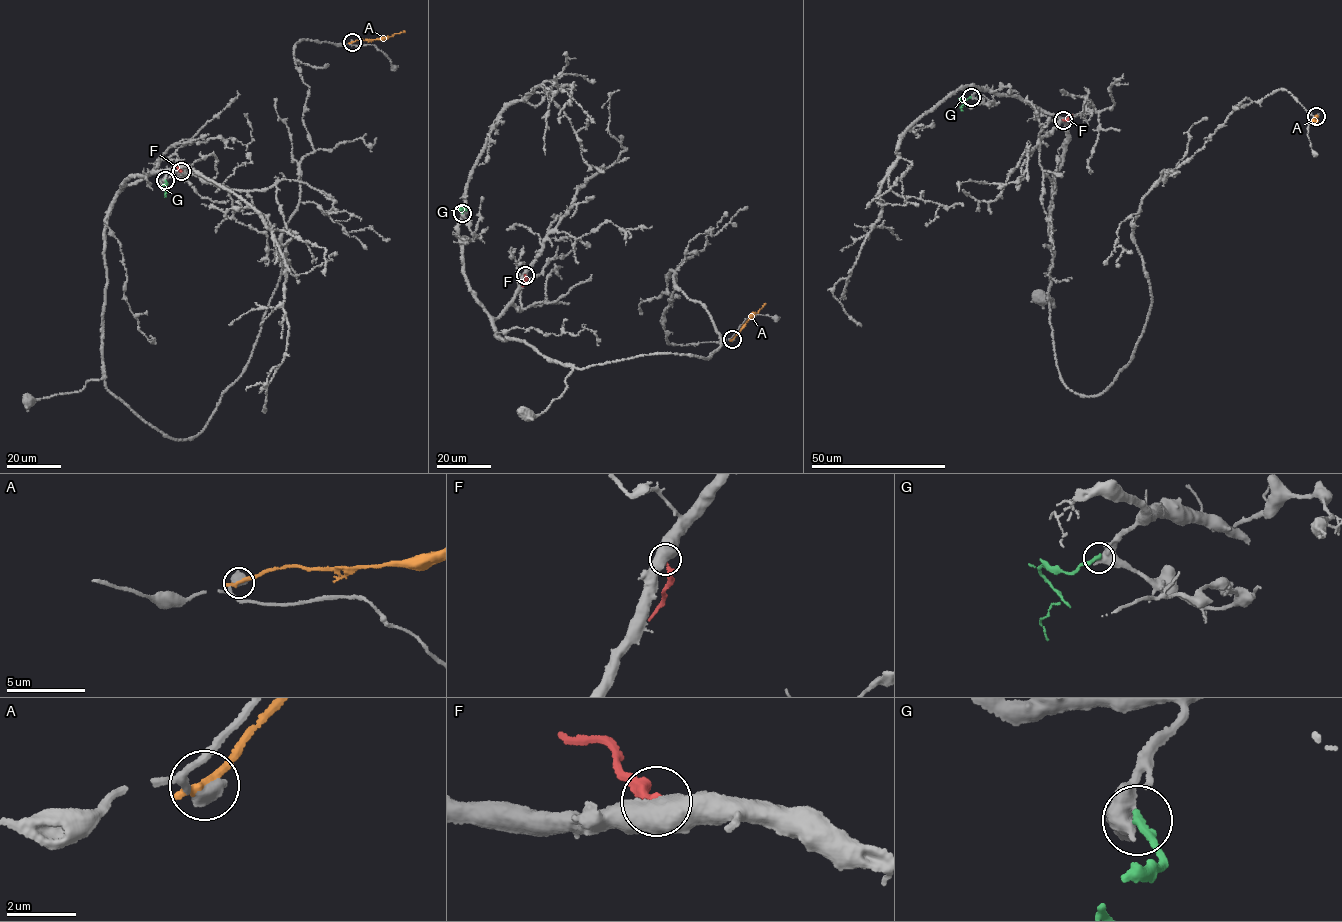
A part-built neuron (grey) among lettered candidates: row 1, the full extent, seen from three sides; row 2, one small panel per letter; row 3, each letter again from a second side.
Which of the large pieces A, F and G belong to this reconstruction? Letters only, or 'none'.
none

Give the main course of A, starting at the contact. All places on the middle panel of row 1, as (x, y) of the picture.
A: (732, 339), (764, 303)

